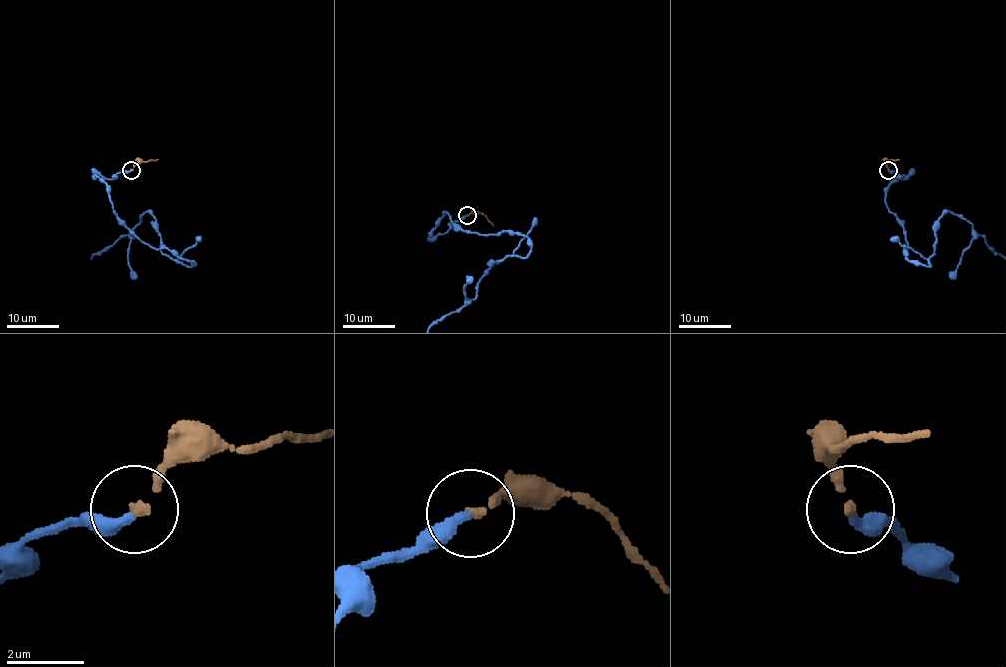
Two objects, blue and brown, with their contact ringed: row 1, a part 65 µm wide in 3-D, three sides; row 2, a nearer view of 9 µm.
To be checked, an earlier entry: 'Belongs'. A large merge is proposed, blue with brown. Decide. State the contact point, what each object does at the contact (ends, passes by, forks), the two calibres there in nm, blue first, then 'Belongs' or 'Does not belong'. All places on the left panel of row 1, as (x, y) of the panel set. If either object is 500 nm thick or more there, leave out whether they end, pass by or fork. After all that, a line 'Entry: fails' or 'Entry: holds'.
Place: (131, 170). At the ring blue ends. At the ring brown ends. Thickness 300 nm (blue) against 190 nm. Belongs
Entry: holds

